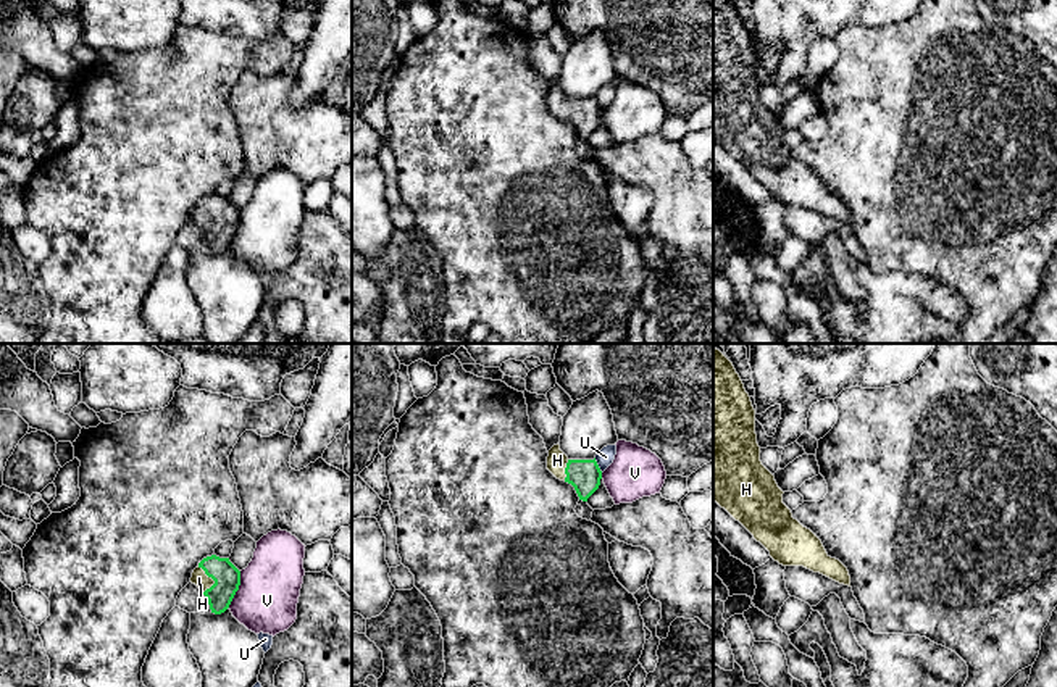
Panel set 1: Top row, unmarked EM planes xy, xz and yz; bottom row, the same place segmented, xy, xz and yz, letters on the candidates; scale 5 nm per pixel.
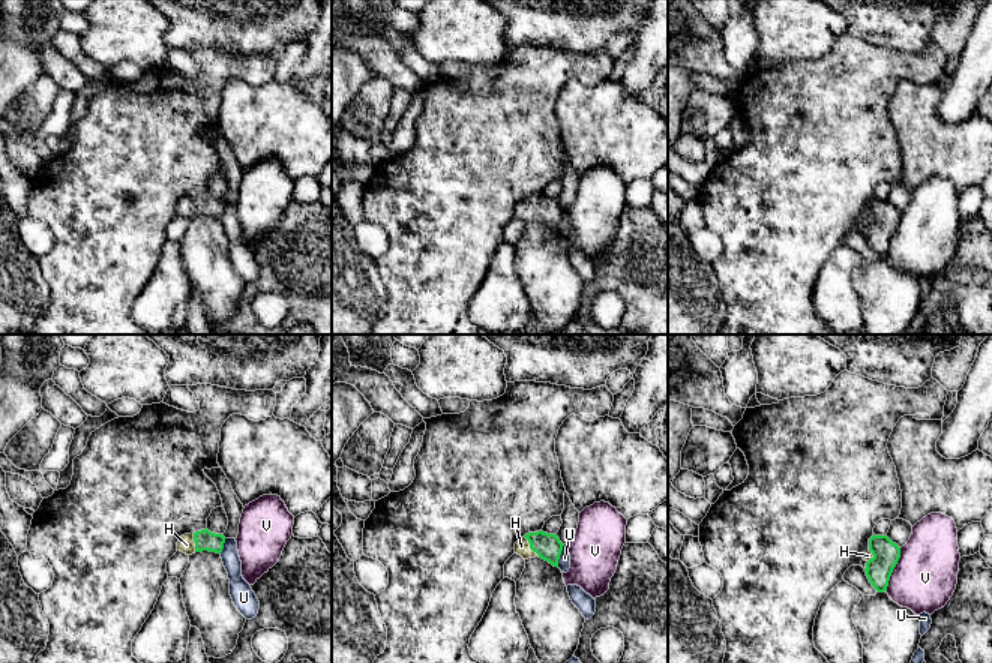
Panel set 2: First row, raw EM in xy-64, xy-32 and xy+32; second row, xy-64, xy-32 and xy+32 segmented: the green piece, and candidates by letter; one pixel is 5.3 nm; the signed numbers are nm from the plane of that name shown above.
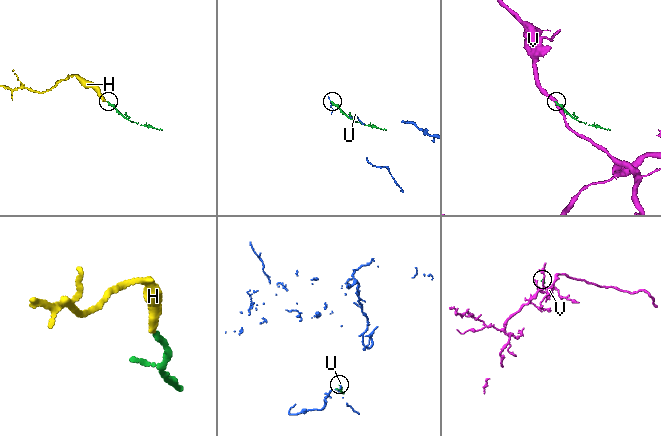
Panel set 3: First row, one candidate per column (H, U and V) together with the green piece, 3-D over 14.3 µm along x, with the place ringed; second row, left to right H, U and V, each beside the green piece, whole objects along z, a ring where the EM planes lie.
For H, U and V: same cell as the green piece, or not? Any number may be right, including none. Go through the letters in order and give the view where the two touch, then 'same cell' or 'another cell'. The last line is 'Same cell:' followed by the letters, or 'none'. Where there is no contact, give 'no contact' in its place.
H: contact in xy; same cell
U: contact in xz; another cell
V: contact in xy; another cell
Same cell: H

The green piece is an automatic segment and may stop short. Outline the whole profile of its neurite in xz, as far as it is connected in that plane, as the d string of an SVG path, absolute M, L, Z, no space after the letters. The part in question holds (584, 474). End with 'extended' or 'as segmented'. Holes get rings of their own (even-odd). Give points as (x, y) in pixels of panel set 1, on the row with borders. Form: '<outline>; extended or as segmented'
M554 445L549 450L547 469L560 481L571 484L579 500L587 498L599 489L602 471L594 460L570 460L560 445Z; extended

